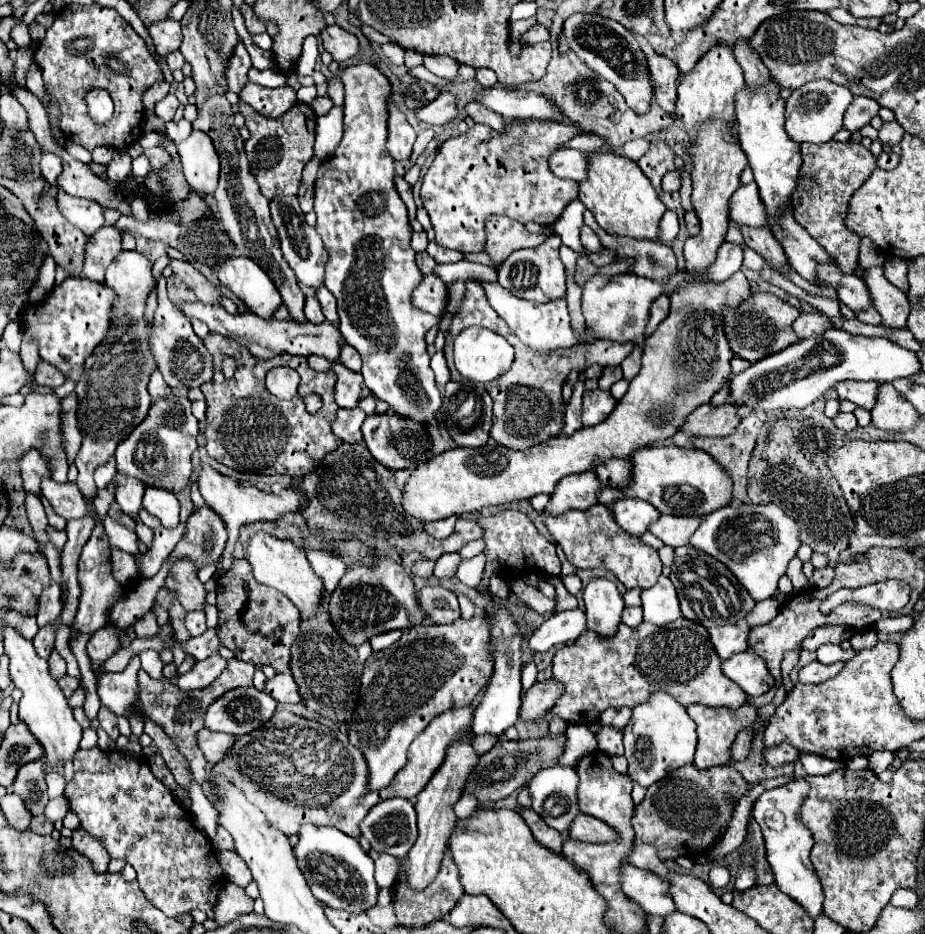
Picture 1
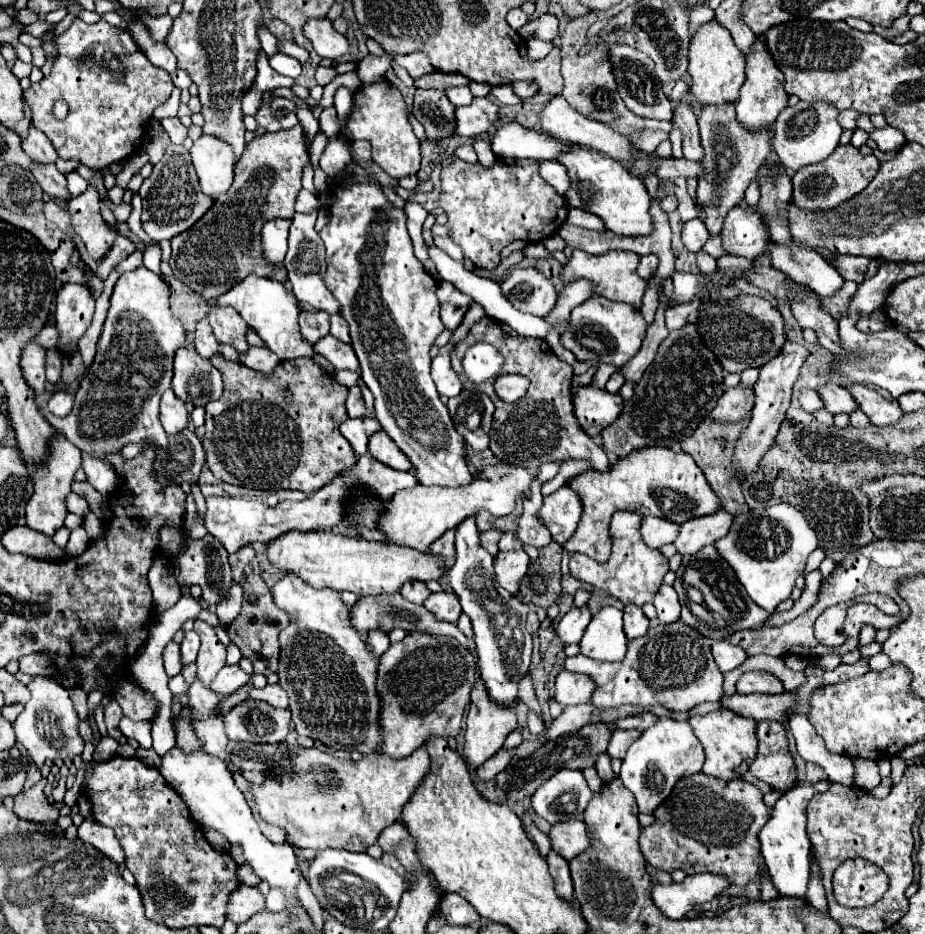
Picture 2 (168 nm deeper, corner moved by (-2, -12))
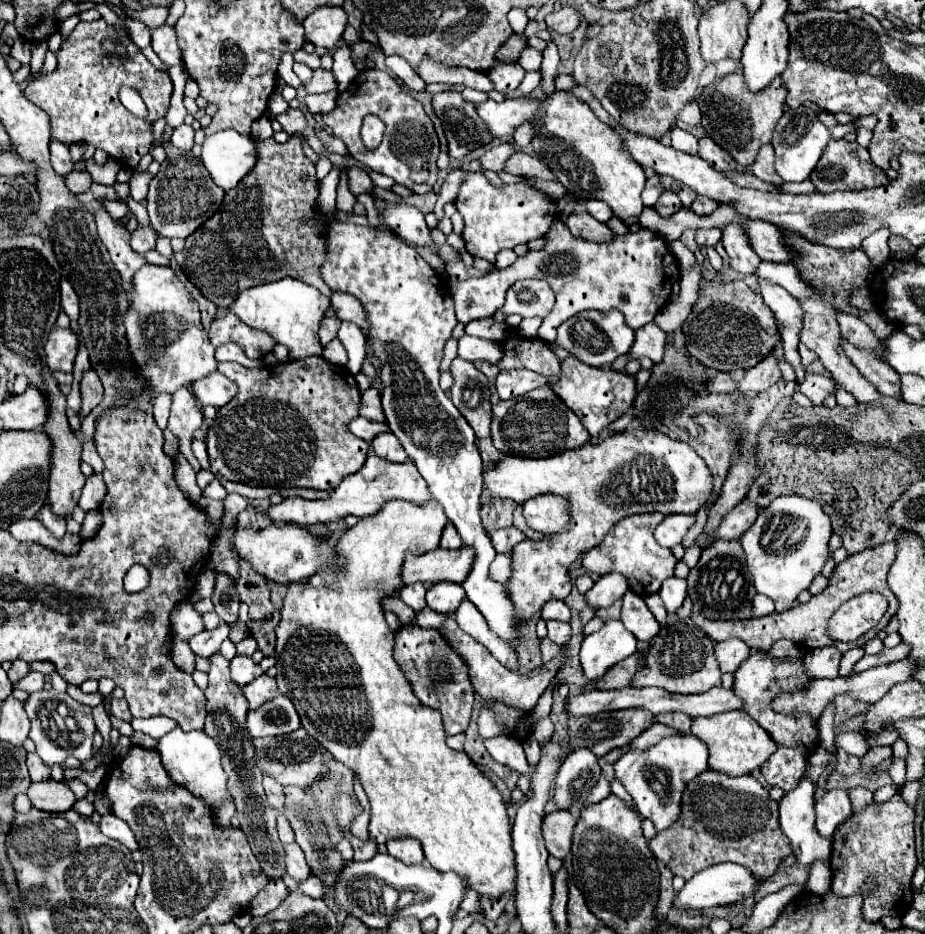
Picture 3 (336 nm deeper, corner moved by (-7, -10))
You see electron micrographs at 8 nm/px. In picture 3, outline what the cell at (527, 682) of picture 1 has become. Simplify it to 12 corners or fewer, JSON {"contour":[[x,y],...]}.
{"contour":[[531,734],[531,742],[523,742],[527,762],[537,764],[541,746]]}

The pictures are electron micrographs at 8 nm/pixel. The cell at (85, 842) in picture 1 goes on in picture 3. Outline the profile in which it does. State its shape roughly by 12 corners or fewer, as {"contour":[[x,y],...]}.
{"contour":[[101,816],[99,830],[131,852],[137,840],[121,818]]}

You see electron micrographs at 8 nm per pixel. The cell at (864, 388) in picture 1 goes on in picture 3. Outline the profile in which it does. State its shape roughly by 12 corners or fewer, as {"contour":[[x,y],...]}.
{"contour":[[807,374],[797,386],[813,404],[837,390],[833,378]]}

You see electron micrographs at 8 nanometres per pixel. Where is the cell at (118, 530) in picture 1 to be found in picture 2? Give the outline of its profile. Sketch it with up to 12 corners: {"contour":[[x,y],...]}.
{"contour":[[122,718],[120,730],[126,738],[150,748],[150,722]]}

